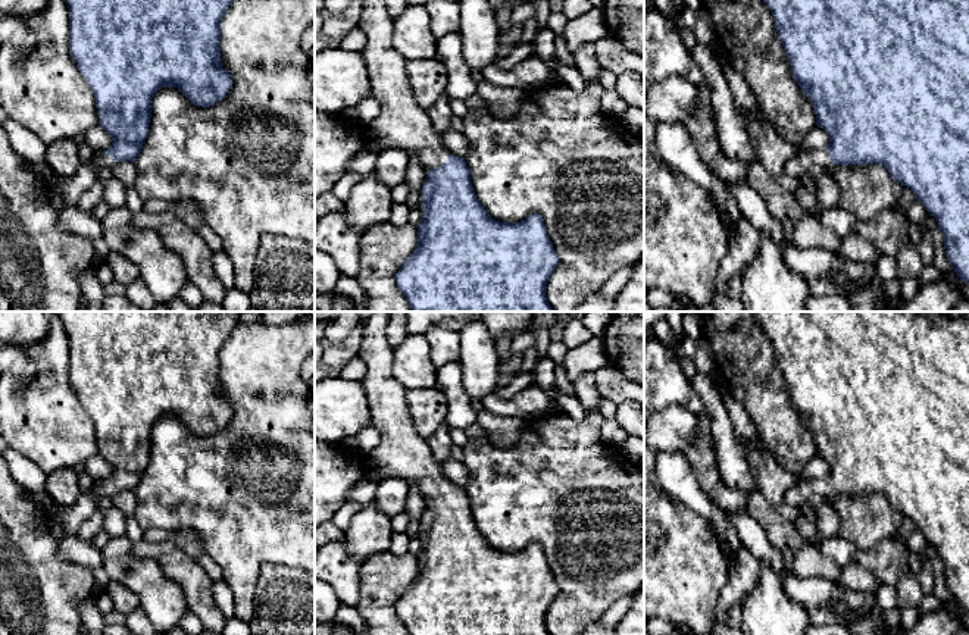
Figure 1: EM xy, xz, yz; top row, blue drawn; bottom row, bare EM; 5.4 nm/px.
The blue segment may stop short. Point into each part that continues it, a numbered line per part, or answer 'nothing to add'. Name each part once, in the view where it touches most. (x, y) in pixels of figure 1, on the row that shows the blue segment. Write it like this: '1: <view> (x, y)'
1: xz (402, 122)

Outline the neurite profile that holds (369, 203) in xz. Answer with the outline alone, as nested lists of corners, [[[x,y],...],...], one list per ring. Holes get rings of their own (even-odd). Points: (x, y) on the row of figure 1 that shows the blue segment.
[[[371,172],[351,190],[346,213],[350,225],[363,235],[372,226],[390,220],[393,204],[391,188]]]

